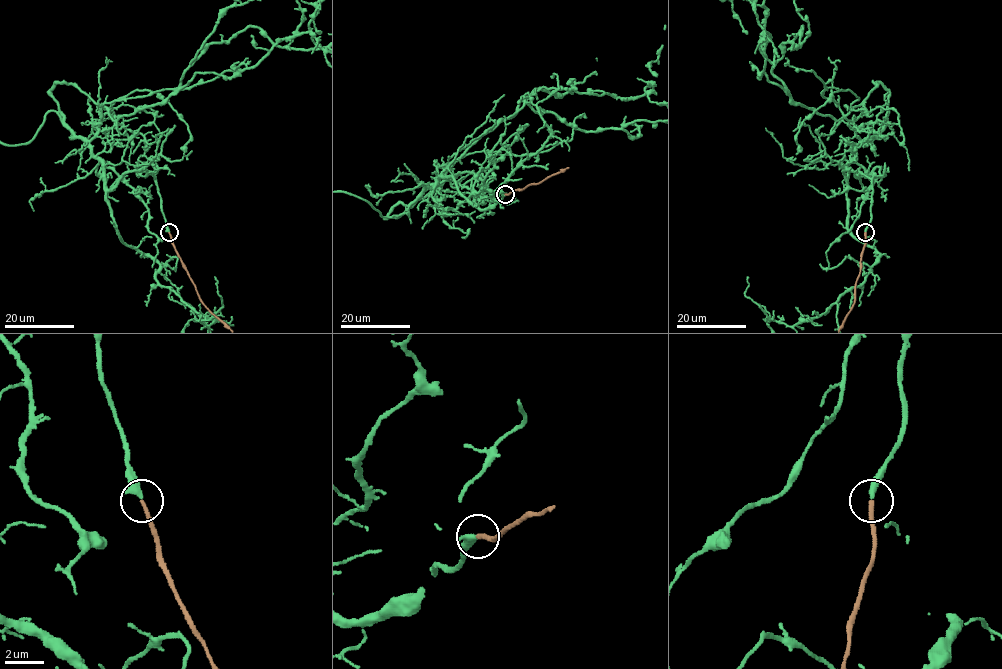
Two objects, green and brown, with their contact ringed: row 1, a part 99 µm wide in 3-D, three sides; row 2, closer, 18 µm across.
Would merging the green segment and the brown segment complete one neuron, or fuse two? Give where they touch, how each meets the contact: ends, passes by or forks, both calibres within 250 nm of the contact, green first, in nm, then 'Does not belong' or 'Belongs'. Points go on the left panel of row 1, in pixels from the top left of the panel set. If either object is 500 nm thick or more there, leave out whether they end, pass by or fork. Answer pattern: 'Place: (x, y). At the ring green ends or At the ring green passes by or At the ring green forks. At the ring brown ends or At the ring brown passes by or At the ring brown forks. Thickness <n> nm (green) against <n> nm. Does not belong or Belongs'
Place: (169, 232). At the ring green ends. At the ring brown ends. Thickness 360 nm (green) against 200 nm. Belongs

